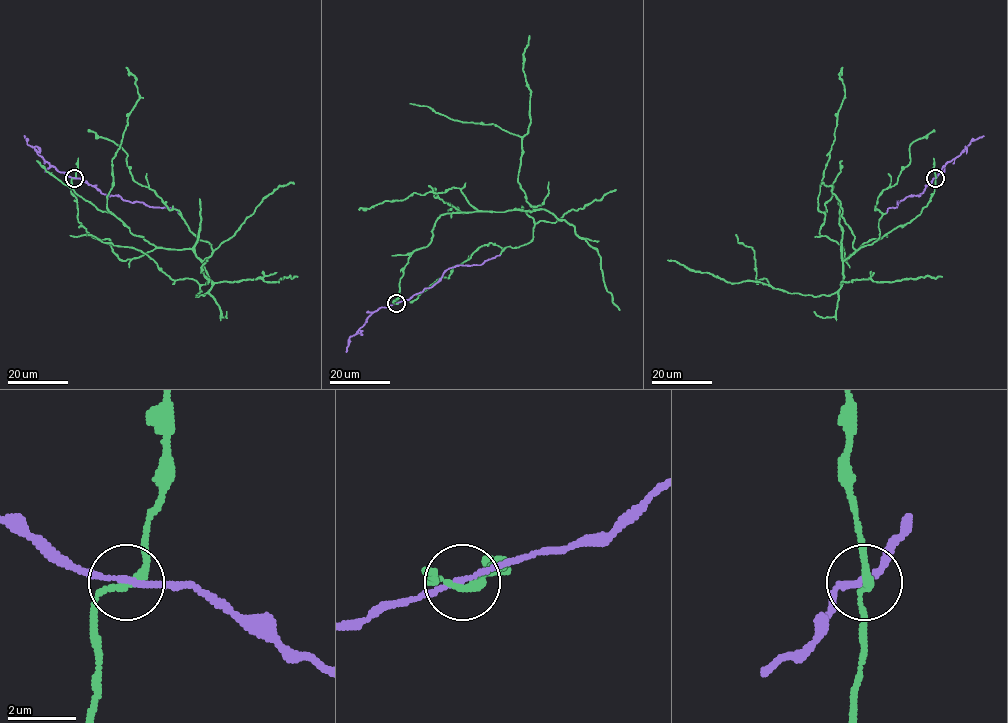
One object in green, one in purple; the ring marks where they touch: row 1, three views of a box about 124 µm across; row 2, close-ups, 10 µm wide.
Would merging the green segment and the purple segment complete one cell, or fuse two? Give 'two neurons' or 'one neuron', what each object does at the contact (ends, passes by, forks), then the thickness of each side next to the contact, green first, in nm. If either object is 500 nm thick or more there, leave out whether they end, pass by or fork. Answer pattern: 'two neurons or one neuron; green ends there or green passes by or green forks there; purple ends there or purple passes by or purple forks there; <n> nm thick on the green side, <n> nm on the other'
one neuron; green passes by; purple passes by; 200 nm thick on the green side, 150 nm on the other

